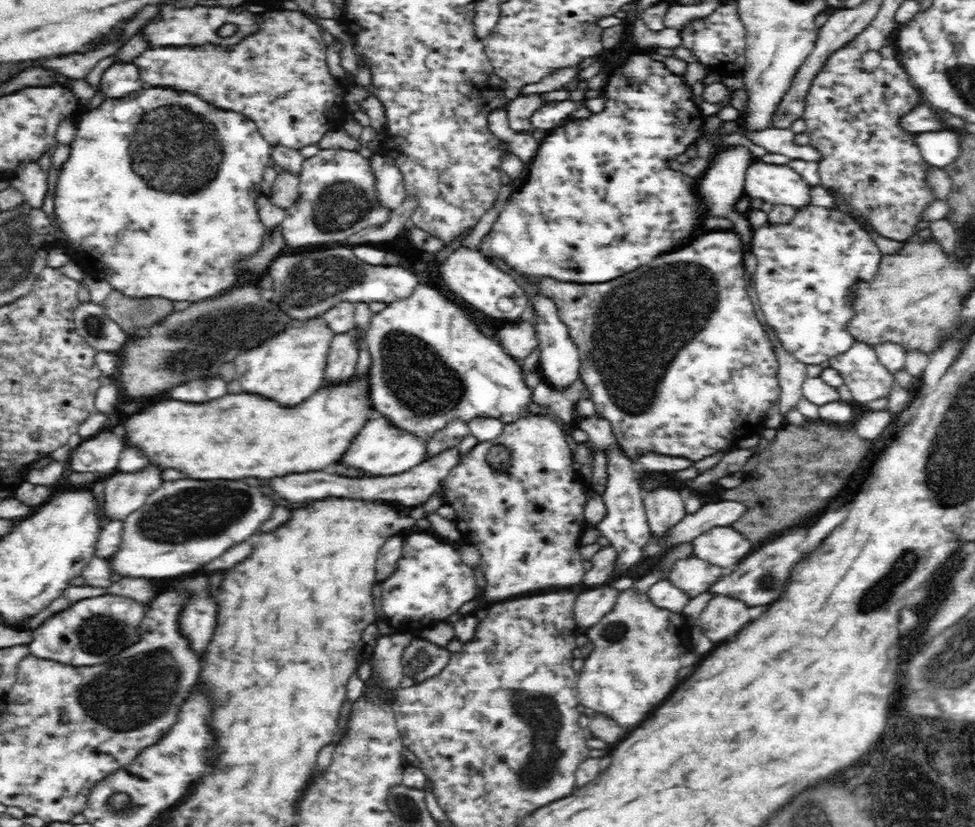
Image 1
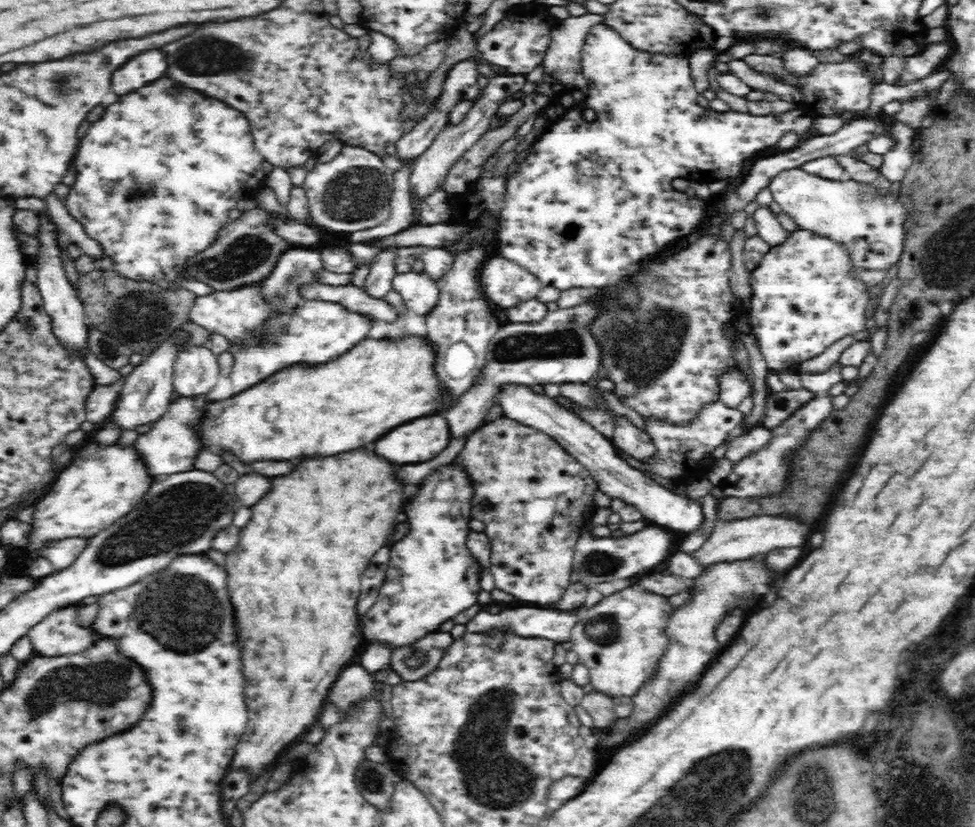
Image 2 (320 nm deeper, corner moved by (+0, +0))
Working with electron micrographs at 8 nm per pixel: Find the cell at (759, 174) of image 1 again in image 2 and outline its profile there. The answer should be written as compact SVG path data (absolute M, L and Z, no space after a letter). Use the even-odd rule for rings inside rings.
M800 168L782 170L769 181L767 188L772 193L773 201L780 204L781 212L790 216L799 228L844 243L858 267L888 270L900 260L905 237L905 206L908 203L902 194L894 196L888 192L882 196L873 183L859 183L854 179L826 180L807 174Z

